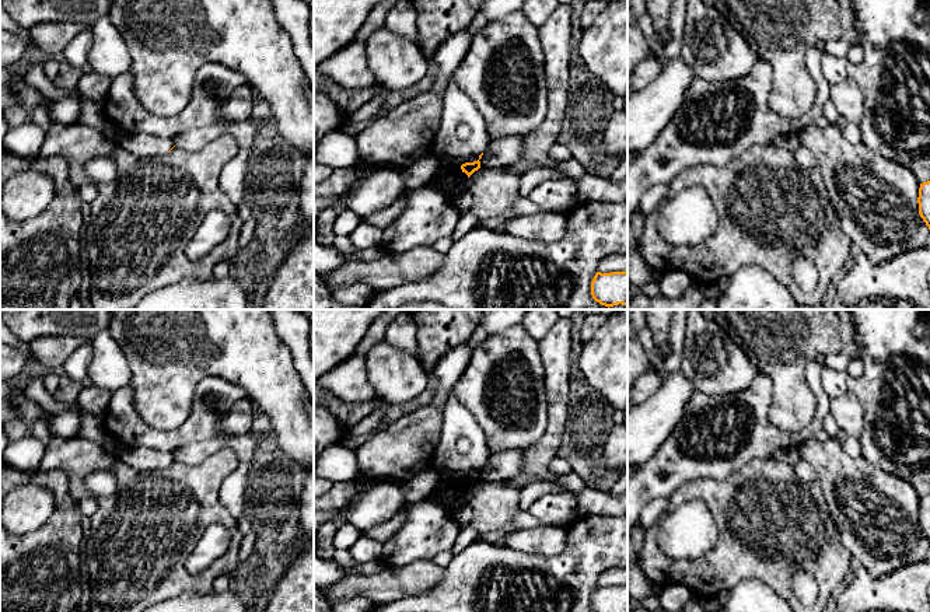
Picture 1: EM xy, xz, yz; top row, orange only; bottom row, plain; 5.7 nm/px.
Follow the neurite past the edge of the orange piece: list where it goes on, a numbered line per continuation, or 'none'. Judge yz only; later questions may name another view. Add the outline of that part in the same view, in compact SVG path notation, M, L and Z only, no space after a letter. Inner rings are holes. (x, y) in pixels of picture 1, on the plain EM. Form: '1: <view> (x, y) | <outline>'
none

